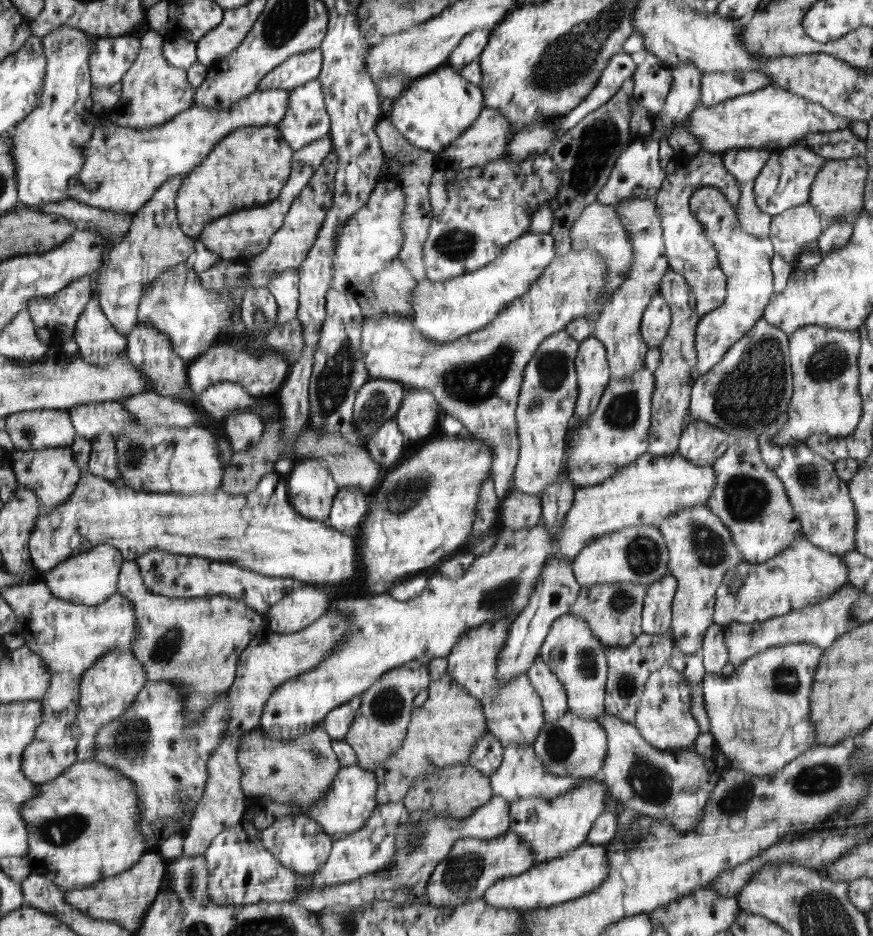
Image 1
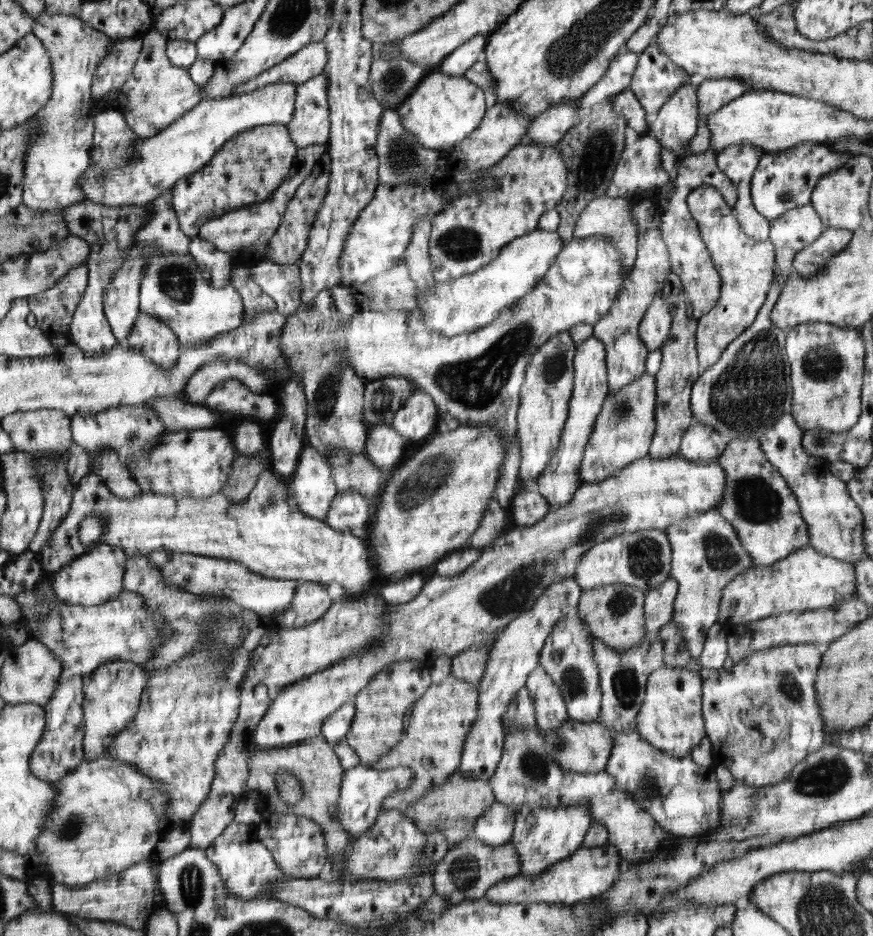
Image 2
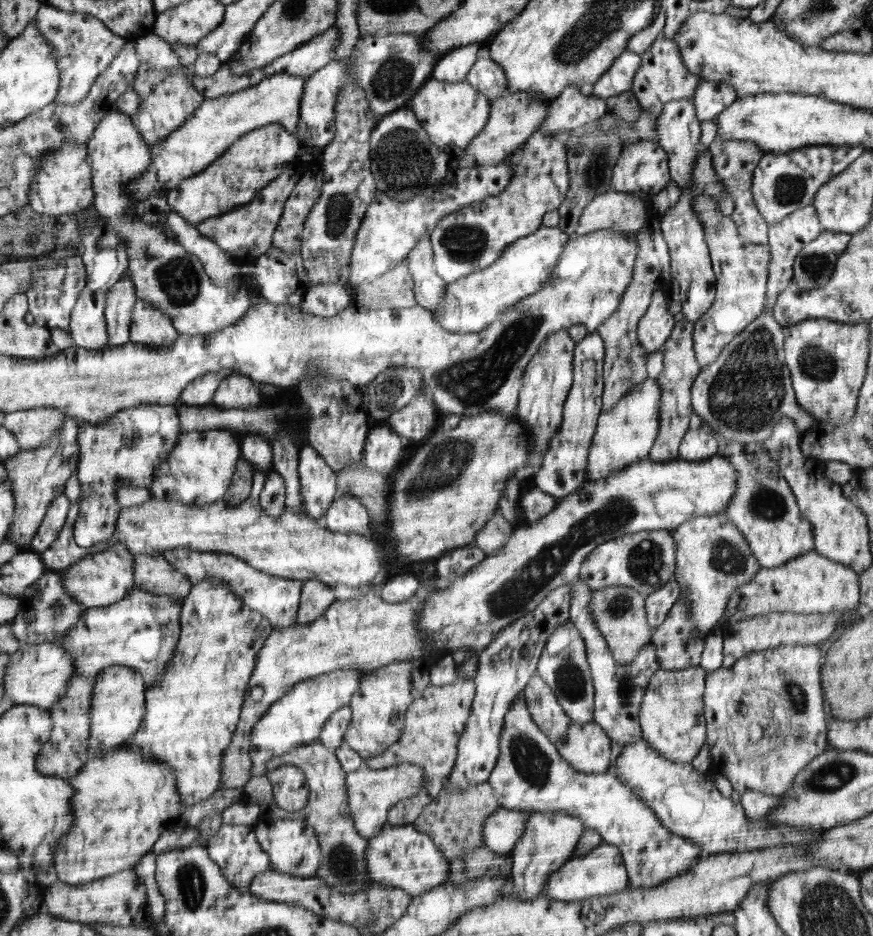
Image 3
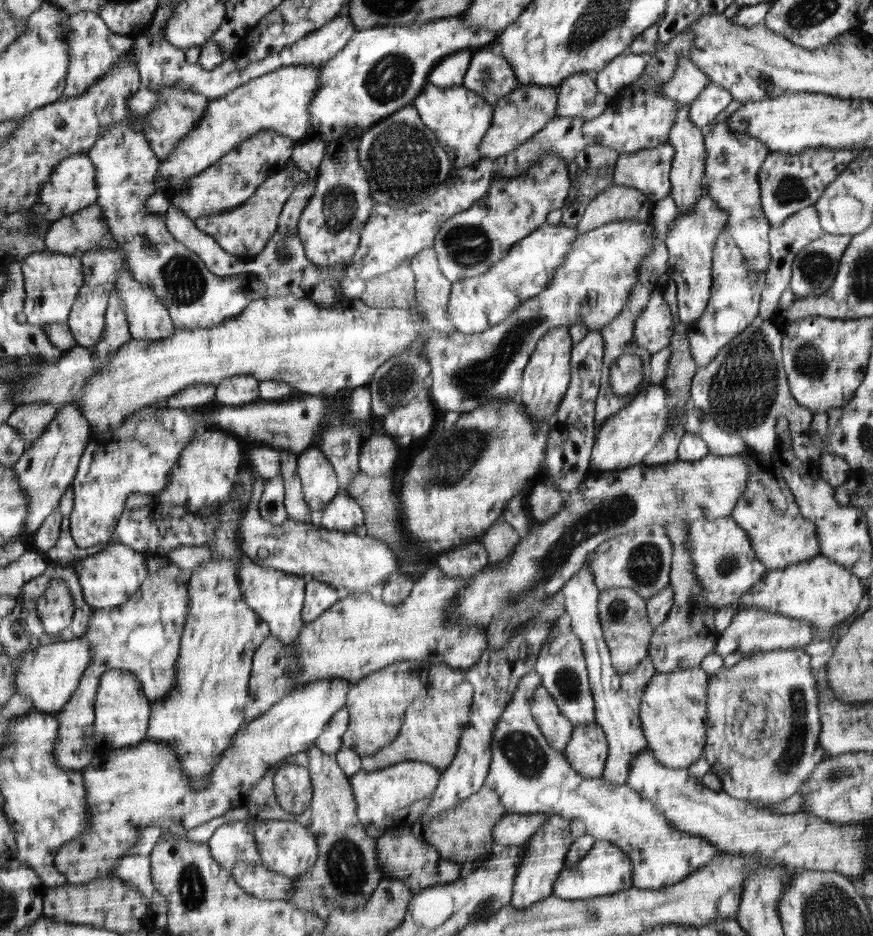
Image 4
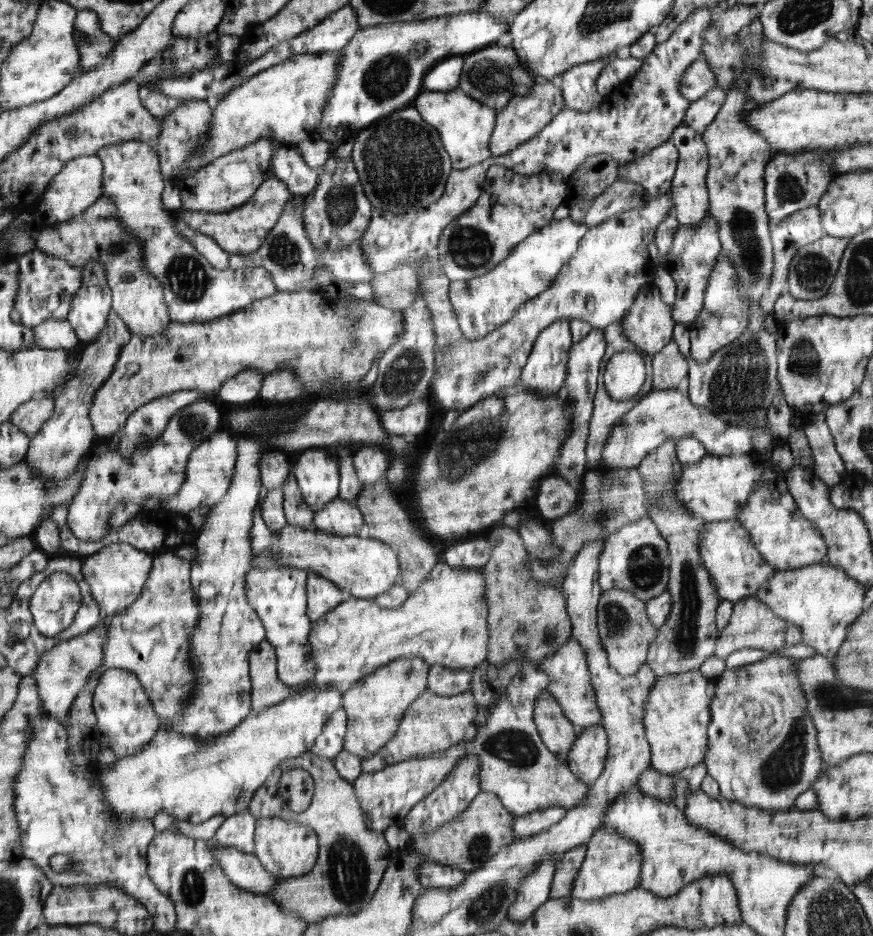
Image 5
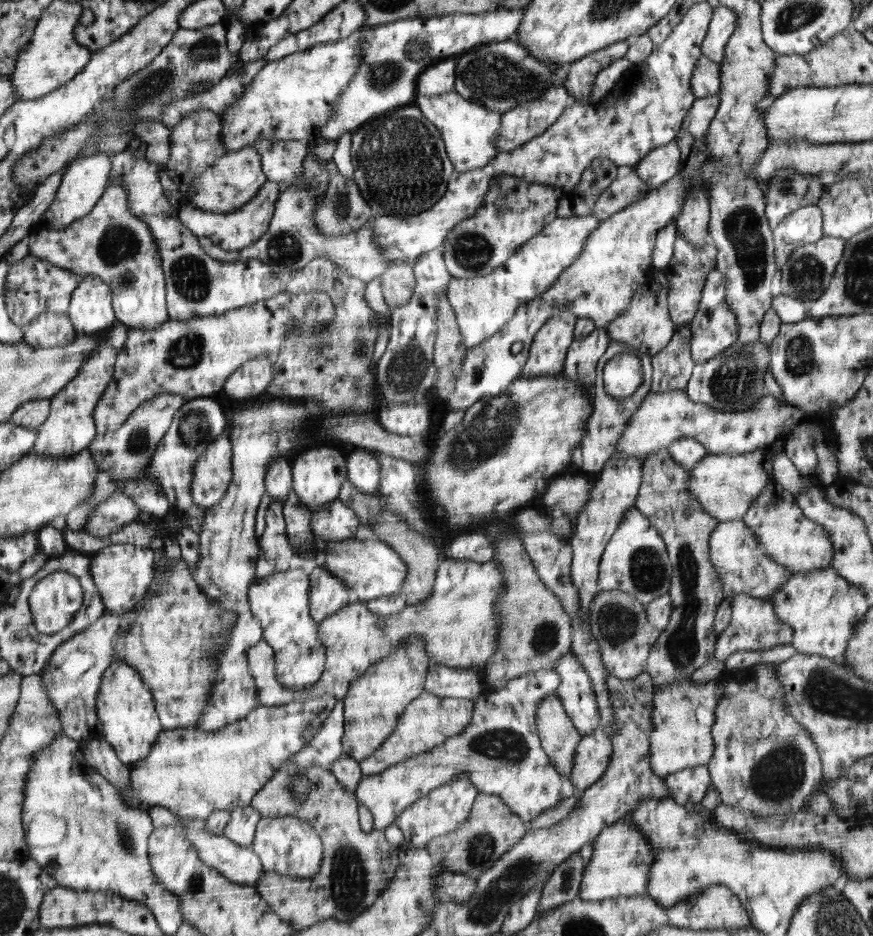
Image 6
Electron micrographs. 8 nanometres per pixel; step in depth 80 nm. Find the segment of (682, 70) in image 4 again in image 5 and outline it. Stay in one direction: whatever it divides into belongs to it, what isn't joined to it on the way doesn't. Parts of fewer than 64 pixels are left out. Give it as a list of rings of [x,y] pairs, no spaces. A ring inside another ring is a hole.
[[[699,55],[682,74],[678,89],[683,98],[693,102],[701,98],[702,94],[709,92],[713,86],[717,86],[713,79],[709,65]]]

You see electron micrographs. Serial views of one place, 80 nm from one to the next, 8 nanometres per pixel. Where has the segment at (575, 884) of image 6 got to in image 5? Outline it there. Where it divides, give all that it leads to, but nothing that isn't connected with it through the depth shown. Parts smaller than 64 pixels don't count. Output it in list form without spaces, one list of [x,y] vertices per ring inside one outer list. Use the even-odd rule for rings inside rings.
[[[586,844],[570,848],[558,858],[550,882],[549,899],[565,898],[570,896],[572,882],[580,869]]]

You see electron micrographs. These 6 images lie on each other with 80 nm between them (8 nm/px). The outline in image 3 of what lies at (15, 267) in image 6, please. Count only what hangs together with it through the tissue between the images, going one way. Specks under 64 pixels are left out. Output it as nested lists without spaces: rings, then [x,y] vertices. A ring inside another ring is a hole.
[[[45,255],[35,257],[32,284],[24,292],[27,295],[28,312],[35,325],[43,326],[46,330],[59,328],[68,332],[71,309],[85,282],[84,272],[84,265],[79,257],[59,260],[59,262],[51,262],[49,258],[45,258]]]

